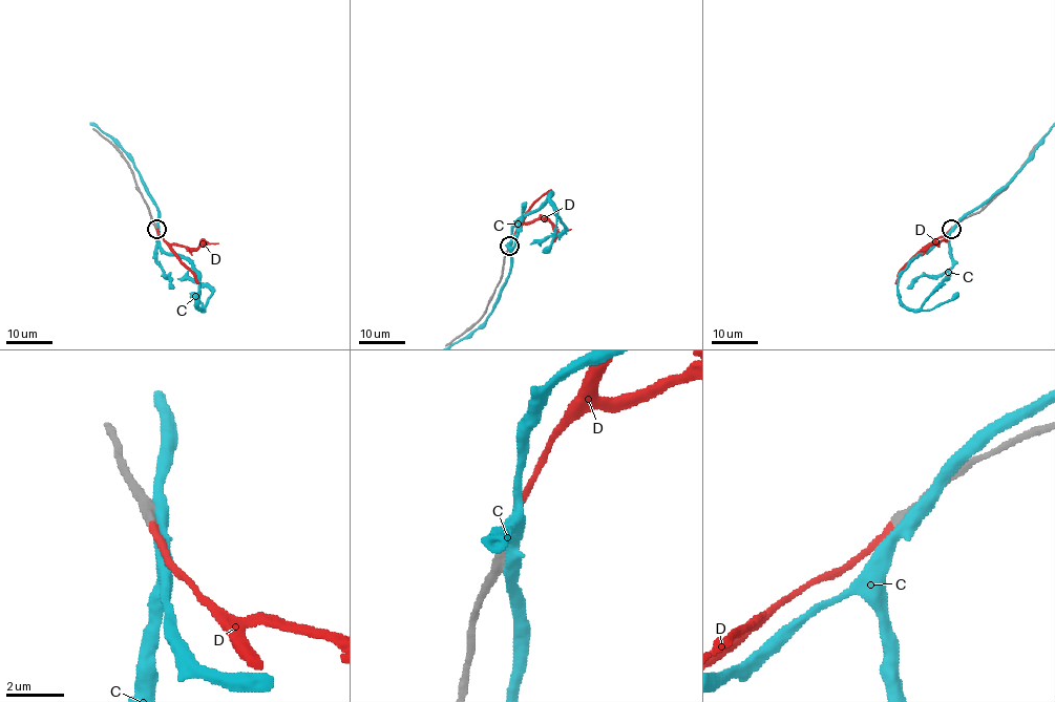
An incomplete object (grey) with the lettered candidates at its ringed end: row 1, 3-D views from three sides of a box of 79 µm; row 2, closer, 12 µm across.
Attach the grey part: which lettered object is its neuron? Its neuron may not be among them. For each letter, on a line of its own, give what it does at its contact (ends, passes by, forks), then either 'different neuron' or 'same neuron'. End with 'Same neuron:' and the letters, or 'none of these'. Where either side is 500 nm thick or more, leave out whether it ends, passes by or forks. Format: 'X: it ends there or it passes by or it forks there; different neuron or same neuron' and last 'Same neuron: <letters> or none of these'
C: it passes by; different neuron
D: it ends there; same neuron
Same neuron: D

